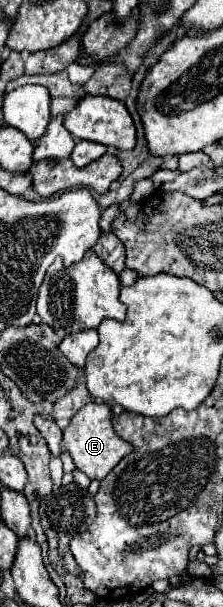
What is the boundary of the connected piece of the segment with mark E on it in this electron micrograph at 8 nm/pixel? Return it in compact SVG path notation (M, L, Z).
M89 403L83 409L79 409L79 413L75 413L75 417L63 433L63 445L71 453L75 467L91 479L103 479L119 459L131 453L131 445L127 445L127 441L117 437L117 433L113 431L111 417L113 413L107 403Z

